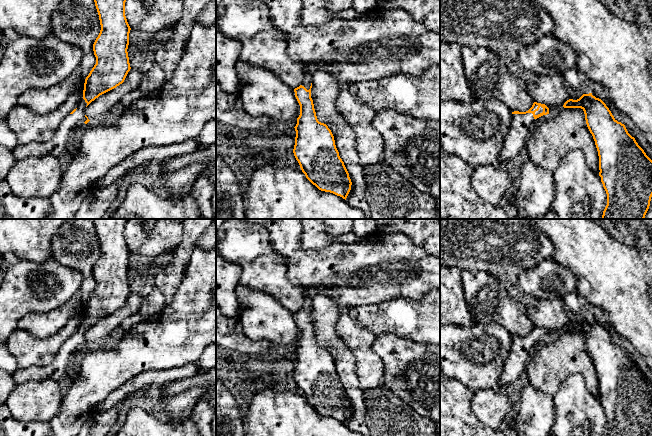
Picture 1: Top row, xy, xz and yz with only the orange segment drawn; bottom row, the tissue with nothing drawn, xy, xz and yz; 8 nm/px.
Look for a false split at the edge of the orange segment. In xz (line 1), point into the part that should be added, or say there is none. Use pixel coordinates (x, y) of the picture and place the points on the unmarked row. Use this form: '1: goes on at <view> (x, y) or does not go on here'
1: goes on at xz (306, 307)

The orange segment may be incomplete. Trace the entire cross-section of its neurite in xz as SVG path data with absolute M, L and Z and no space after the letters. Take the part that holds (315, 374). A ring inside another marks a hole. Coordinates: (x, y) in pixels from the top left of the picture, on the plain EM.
M306 295L302 308L294 313L300 339L294 351L296 361L293 377L302 396L313 409L346 424L352 406L331 354L317 343L311 312L311 300Z

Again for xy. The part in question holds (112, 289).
M93 219L101 254L93 268L96 288L85 303L83 322L58 350L55 360L45 366L17 369L12 373L17 385L51 378L63 382L68 368L90 345L85 332L100 319L122 308L130 295L128 281L130 250L125 240L128 219Z

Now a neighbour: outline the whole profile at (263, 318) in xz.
M238 284L237 299L244 306L239 322L245 335L253 340L266 340L274 345L298 342L300 329L294 313L287 310L273 297Z

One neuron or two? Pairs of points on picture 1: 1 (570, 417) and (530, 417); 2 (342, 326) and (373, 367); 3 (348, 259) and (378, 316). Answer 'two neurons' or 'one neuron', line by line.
1: two neurons
2: one neuron
3: two neurons

